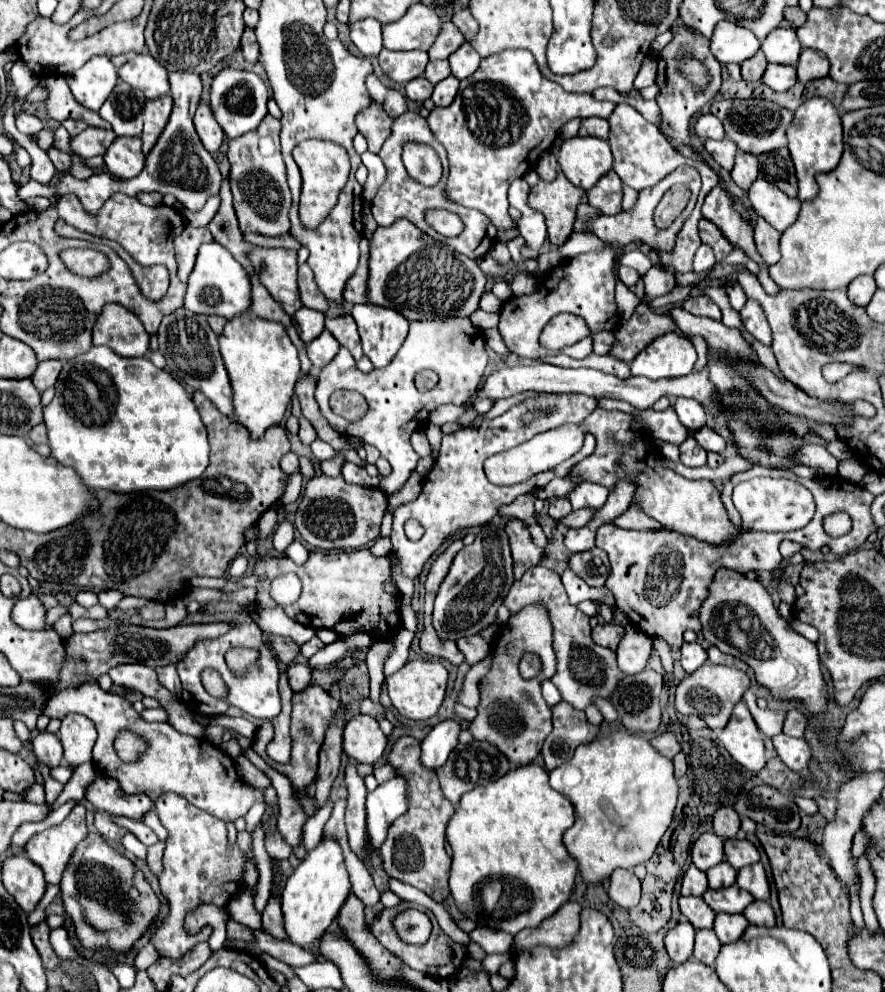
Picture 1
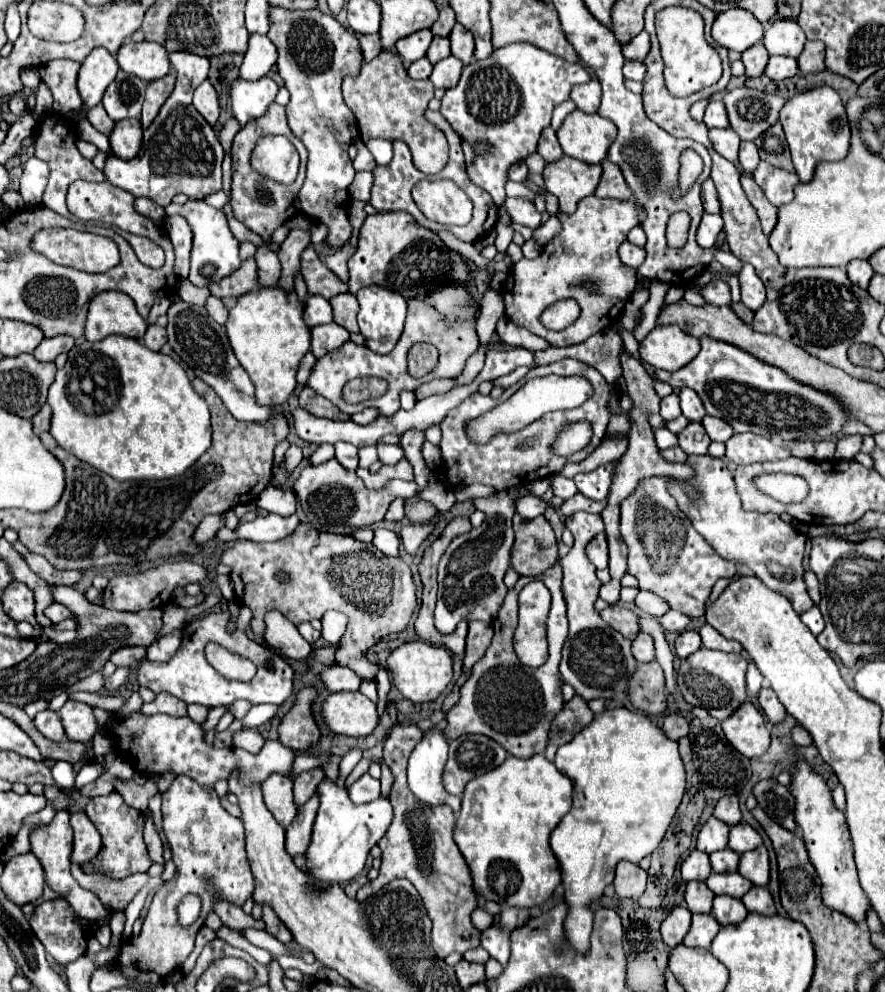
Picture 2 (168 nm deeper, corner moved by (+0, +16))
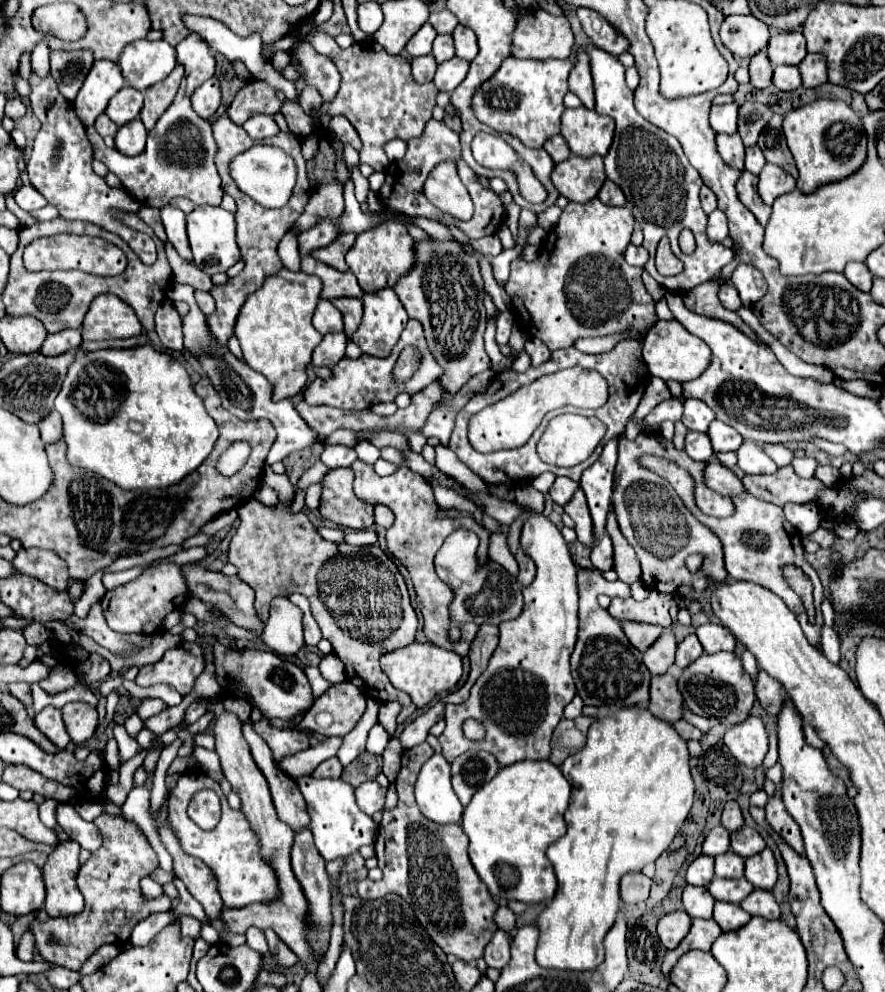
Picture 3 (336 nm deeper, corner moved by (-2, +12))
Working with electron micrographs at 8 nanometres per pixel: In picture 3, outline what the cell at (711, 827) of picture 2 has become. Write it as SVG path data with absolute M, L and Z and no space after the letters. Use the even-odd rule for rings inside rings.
M715 826L703 842L703 854L717 856L727 850L729 850L729 832L723 826Z

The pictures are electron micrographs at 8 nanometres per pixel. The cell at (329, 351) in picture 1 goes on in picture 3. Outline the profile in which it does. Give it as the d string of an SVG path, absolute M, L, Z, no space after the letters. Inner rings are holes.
M343 332L325 334L323 340L317 344L317 348L313 350L313 364L327 368L335 366L345 356L345 346L347 346L347 336Z

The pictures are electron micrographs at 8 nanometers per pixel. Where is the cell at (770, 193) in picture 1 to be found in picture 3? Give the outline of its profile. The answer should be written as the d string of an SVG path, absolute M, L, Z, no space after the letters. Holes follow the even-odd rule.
M767 164L759 174L759 194L767 206L771 206L775 198L779 198L781 194L793 192L795 186L797 186L795 178L783 168L773 164Z

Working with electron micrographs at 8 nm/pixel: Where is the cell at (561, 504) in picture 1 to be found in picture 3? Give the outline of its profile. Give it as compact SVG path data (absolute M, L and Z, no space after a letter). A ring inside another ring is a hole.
M559 476L559 478L555 478L555 482L553 482L551 490L549 490L549 496L551 496L557 504L565 506L567 500L571 500L571 496L573 496L577 490L579 490L579 482L573 482L573 480L569 480L569 478Z

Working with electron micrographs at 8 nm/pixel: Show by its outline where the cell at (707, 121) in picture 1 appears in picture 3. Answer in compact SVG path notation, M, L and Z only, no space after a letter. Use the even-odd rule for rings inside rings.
M721 104L721 106L711 106L709 114L709 124L715 132L725 132L725 134L735 134L737 132L737 110L739 106L733 104Z

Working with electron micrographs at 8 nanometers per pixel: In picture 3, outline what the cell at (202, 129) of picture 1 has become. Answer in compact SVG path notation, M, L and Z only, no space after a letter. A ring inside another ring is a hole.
M213 76L193 92L193 110L203 120L209 120L219 106L221 106L221 90L217 78Z

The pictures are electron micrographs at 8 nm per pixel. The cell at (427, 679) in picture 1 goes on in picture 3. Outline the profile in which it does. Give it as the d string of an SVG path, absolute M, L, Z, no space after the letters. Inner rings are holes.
M413 642L407 648L397 648L395 652L389 652L387 656L383 656L381 670L387 674L387 678L391 680L391 684L397 690L407 692L411 696L413 704L417 708L421 708L421 706L429 704L433 698L437 698L441 692L453 690L457 686L457 682L461 680L461 674L463 674L463 662L451 650L443 650L429 642L425 642L425 644Z

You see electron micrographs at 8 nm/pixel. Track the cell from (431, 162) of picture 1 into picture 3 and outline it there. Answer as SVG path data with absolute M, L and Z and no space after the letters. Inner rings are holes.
M309 16L303 26L309 28L309 36L313 48L319 54L325 54L331 58L341 74L341 88L333 102L324 103L313 117L314 122L323 129L328 129L329 122L335 114L343 114L353 128L357 130L363 148L359 150L361 164L369 164L373 170L383 172L385 168L385 156L383 156L383 144L389 140L405 140L419 138L423 134L423 128L427 120L431 118L431 110L435 106L437 88L433 82L417 84L411 76L411 64L401 54L391 56L387 54L373 38L367 38L363 42L355 42L351 48L343 50L335 42L333 36L319 30L315 26L315 18Z

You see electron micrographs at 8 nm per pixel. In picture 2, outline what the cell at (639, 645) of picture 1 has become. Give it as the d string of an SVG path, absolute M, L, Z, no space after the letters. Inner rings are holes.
M641 632L635 640L633 640L633 656L639 664L643 662L653 662L655 660L655 646L653 646L653 636Z

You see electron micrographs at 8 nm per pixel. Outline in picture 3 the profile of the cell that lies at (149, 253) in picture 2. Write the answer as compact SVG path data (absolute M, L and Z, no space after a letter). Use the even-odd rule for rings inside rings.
M33 74L29 84L31 84L31 96L29 96L31 108L33 108L35 116L41 120L41 130L35 138L33 152L27 162L27 174L29 174L31 184L47 198L49 204L53 204L59 210L61 218L91 222L95 226L105 228L105 230L121 236L131 246L131 250L141 258L141 262L153 264L157 260L157 248L155 248L153 238L123 226L121 222L113 220L109 214L111 208L119 208L125 212L137 212L141 208L141 204L135 198L131 198L125 190L107 186L107 182L93 172L91 142L87 140L85 128L83 128L81 120L77 118L73 106L67 104L67 100L63 100L63 96L59 94L55 80L53 78L43 80Z

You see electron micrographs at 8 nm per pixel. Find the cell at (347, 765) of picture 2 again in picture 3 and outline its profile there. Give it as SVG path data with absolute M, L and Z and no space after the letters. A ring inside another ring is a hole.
M377 722L371 730L369 730L369 738L367 738L367 752L371 752L371 754L381 754L383 750L385 750L385 746L387 746L387 742L389 742L389 734L387 734L387 730Z

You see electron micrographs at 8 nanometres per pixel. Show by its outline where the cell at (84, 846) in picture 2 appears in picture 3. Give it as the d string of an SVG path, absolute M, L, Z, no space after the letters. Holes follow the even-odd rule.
M61 804L57 808L57 822L69 834L69 838L77 840L81 848L89 850L91 854L97 852L97 848L103 844L99 836L99 828L95 828L93 822L85 822L71 804Z

